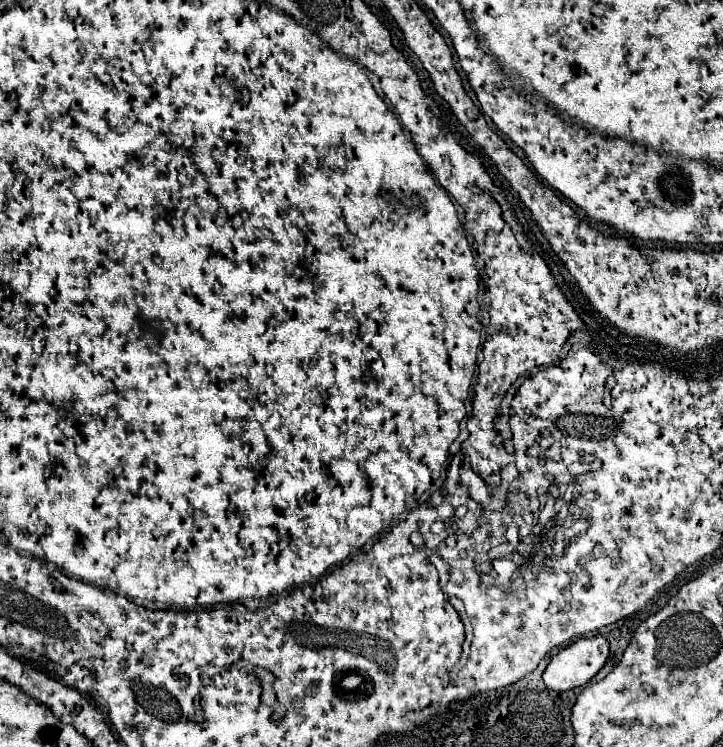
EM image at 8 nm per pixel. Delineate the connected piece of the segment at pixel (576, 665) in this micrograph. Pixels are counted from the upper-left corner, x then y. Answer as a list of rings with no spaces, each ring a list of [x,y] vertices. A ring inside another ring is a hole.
[[[585,637],[551,657],[543,681],[553,691],[567,691],[585,685],[605,665],[609,643],[605,637]]]

